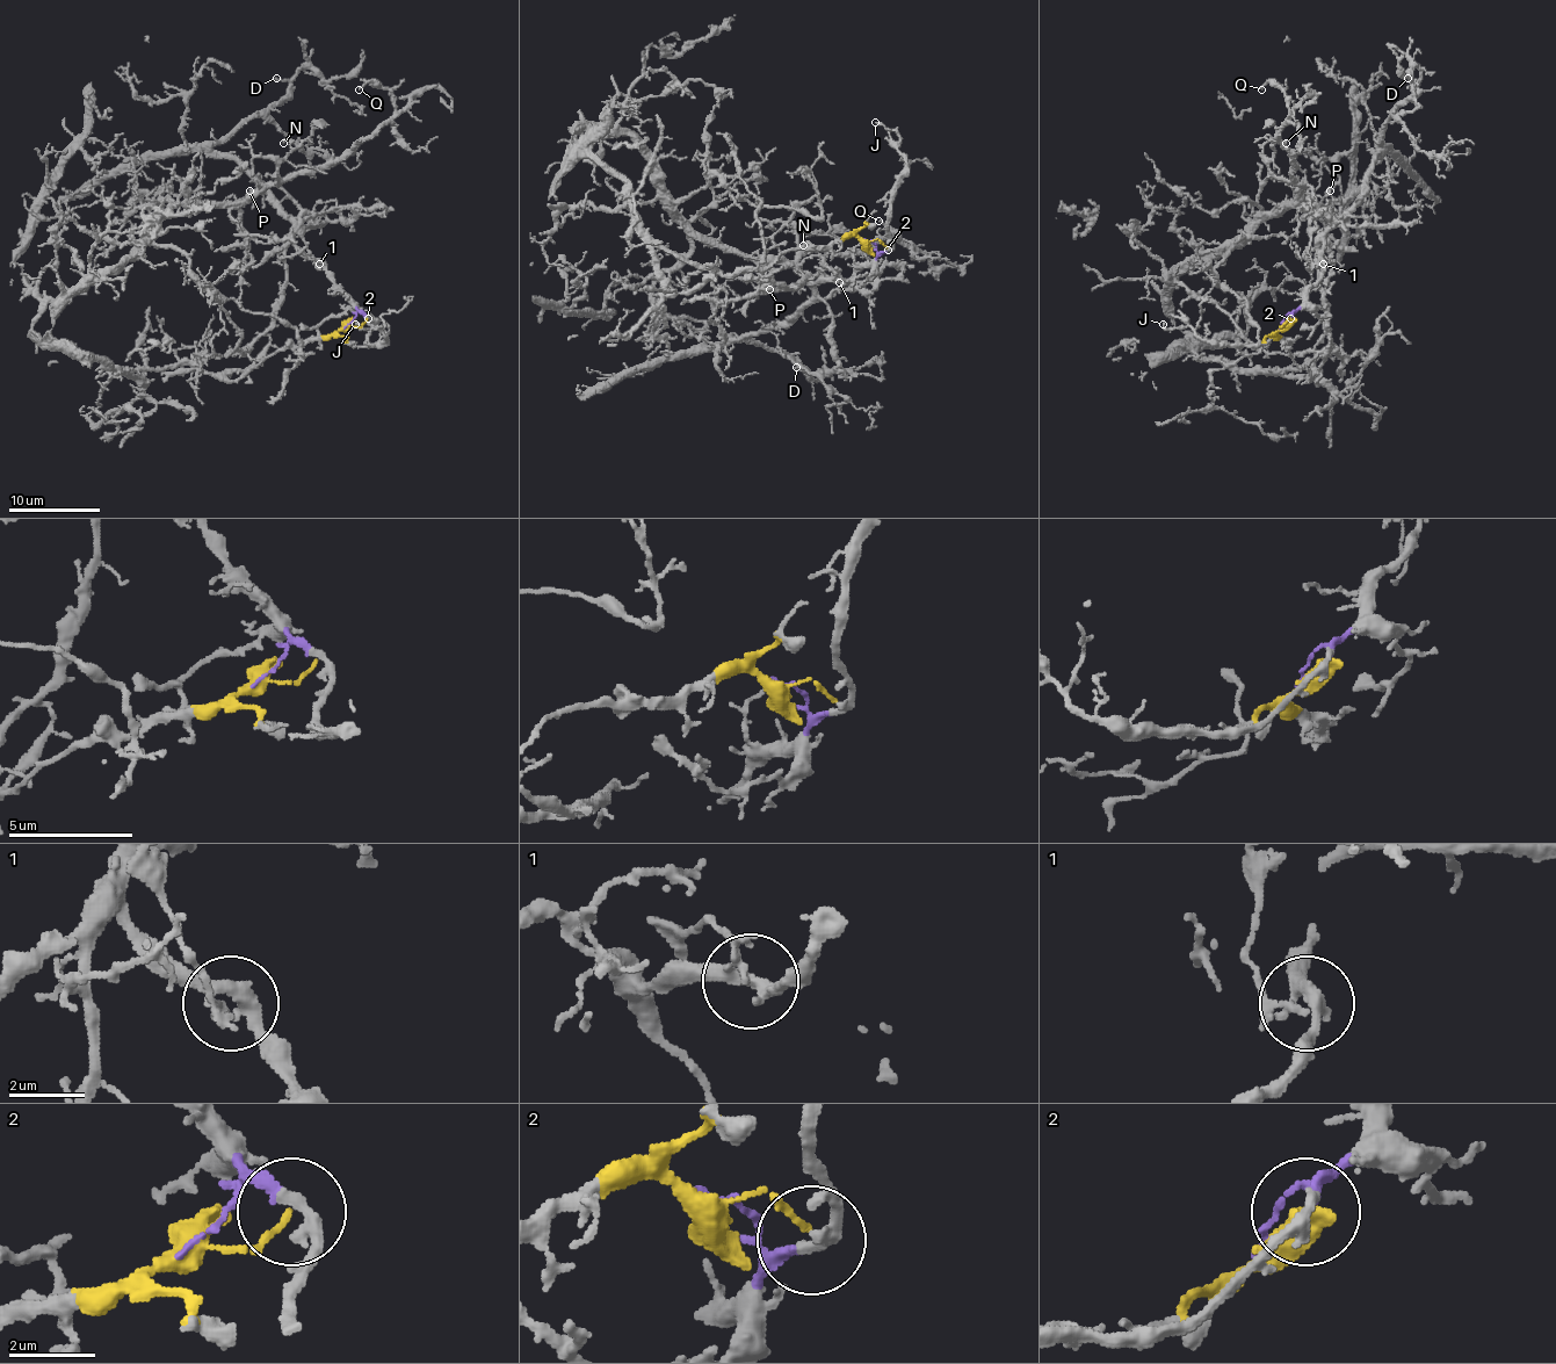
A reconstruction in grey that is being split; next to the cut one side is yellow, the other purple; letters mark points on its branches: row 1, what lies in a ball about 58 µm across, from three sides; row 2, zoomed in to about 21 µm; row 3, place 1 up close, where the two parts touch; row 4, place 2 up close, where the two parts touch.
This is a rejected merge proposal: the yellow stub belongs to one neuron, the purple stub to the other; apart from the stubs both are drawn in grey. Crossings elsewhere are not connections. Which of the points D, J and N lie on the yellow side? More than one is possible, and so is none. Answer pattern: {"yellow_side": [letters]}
{"yellow_side": ["N"]}

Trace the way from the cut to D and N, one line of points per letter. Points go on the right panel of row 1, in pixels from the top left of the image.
D: (1281, 325), (1324, 268), (1324, 233), (1361, 192), (1363, 173), (1380, 149), (1382, 128), (1417, 81), (1408, 77)
N: (1281, 325), (1311, 381), (1309, 365), (1200, 355), (1171, 280), (1300, 201), (1269, 170), (1286, 144)

